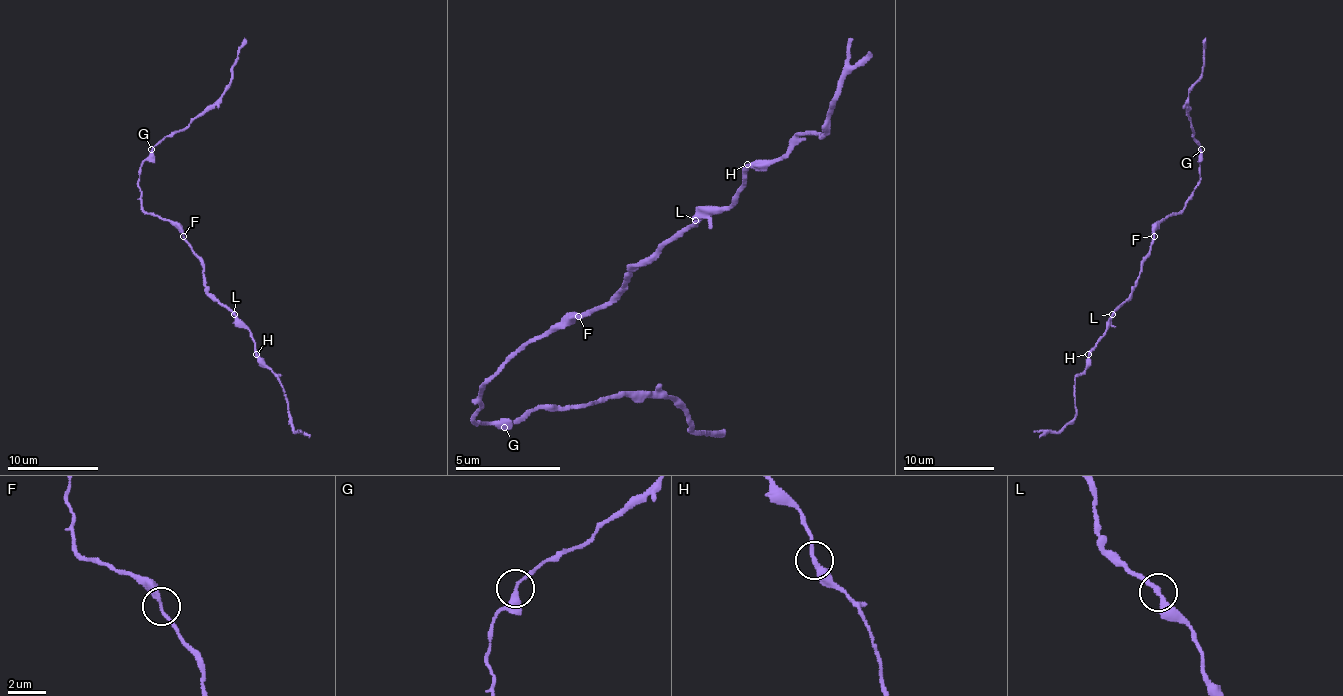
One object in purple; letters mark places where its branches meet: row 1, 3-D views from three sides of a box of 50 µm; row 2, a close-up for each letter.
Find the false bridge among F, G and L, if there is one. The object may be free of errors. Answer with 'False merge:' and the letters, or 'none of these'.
False merge: none of these

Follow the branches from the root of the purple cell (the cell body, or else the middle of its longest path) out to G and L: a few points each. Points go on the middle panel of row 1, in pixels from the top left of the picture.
G: (578, 316), (568, 316), (541, 338), (531, 338), (483, 385), (483, 406), (473, 416), (478, 422), (504, 427)
L: (578, 316), (604, 306), (641, 264), (647, 264), (668, 243), (673, 243), (694, 222)

